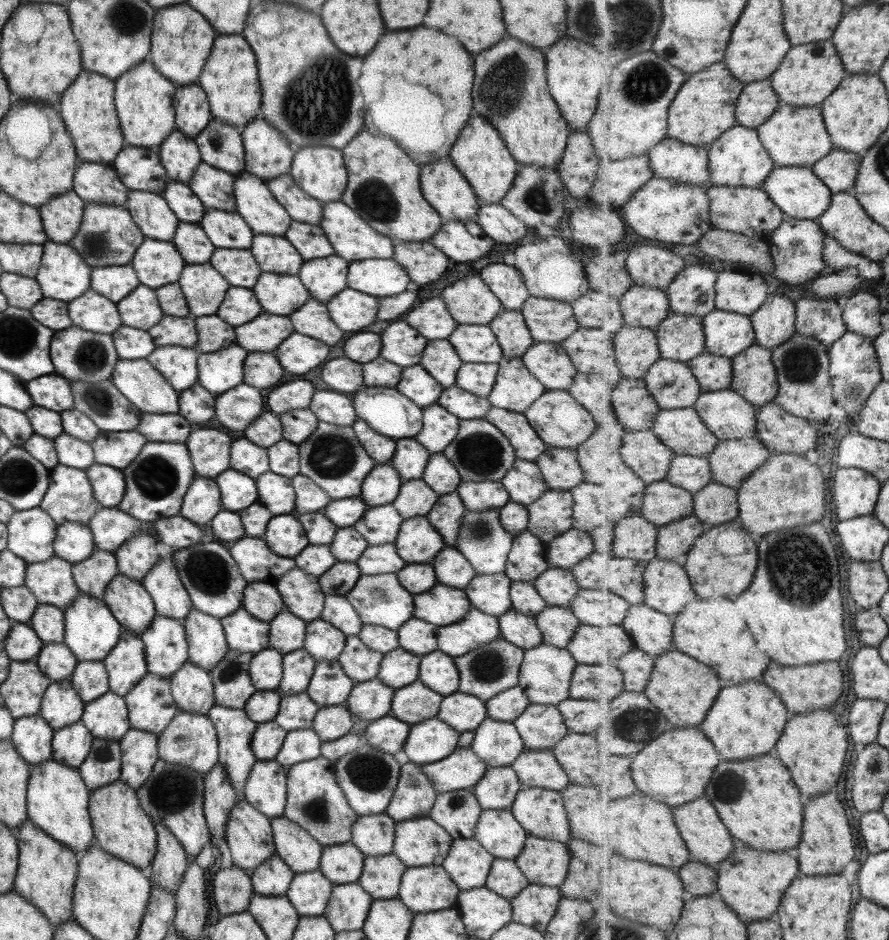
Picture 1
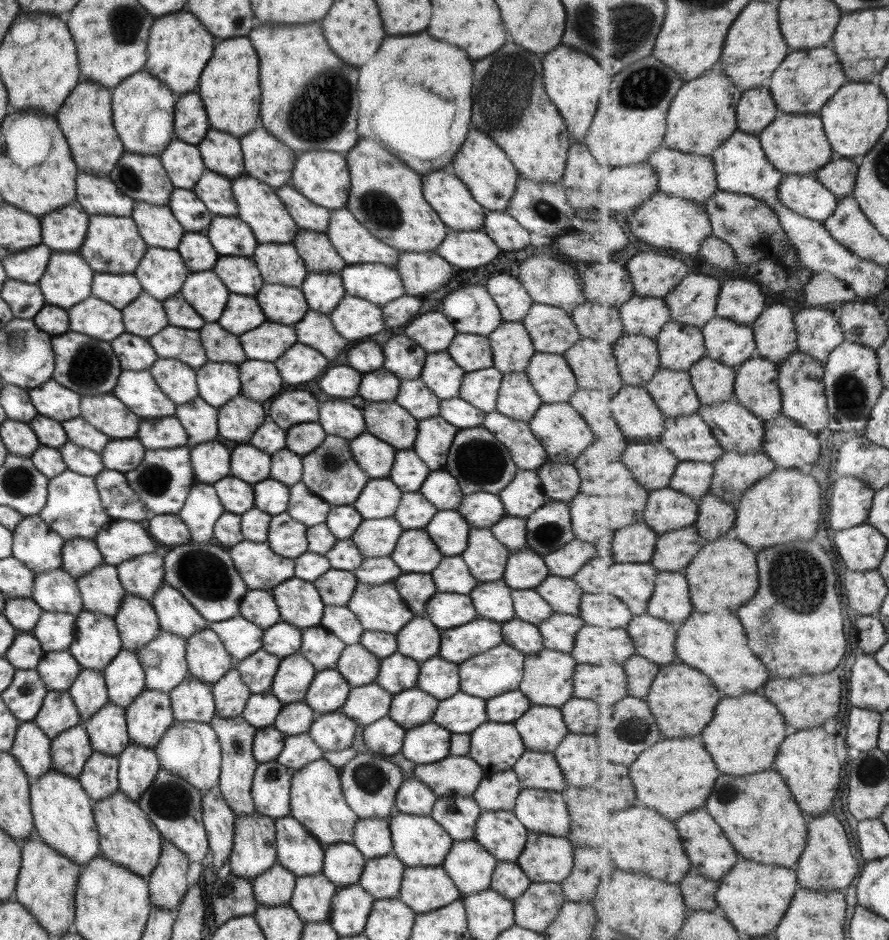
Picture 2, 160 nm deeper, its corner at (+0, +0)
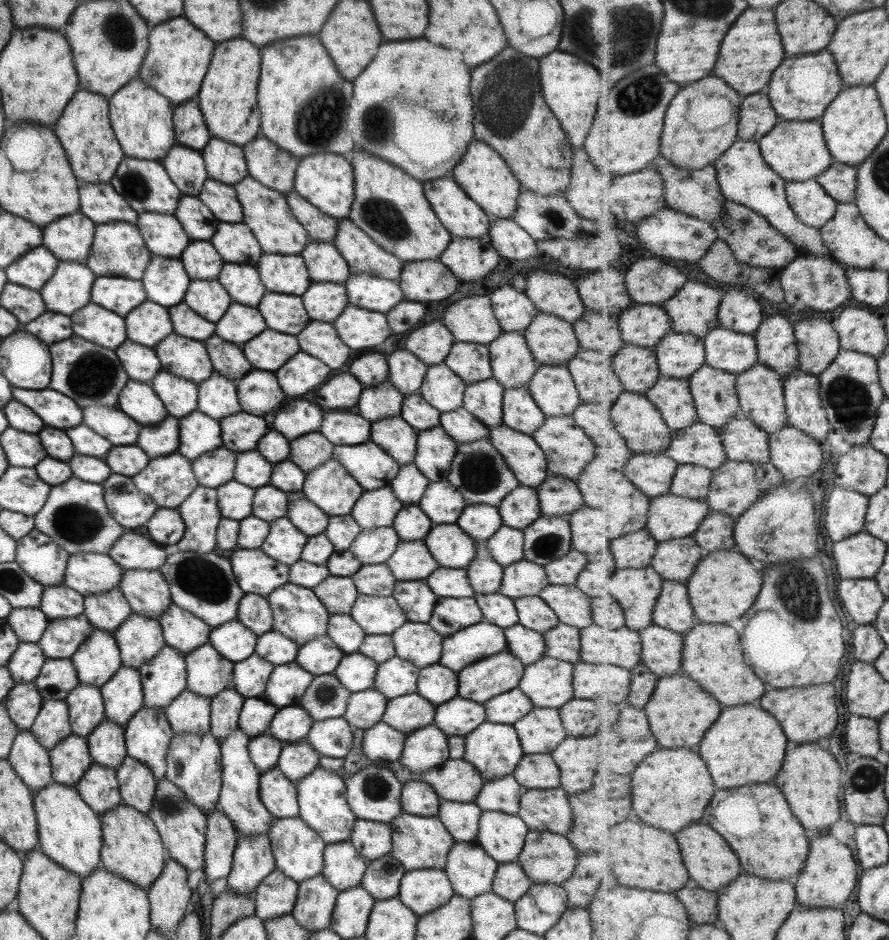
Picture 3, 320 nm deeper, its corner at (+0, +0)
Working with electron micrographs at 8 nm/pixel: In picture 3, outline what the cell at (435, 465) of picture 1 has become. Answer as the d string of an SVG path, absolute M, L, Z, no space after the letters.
M446 480L430 482L416 504L423 514L435 524L455 524L466 507L463 497Z

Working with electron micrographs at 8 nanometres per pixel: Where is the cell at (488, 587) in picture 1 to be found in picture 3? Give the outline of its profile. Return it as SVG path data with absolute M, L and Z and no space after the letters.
M475 594L475 604L483 621L505 629L517 624L517 614L513 601L502 594Z

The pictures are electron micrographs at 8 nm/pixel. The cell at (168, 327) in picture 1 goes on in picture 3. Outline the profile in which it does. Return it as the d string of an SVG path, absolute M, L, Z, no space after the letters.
M171 332L171 335L157 343L153 349L159 359L161 370L169 374L195 384L211 376L212 364L203 343Z

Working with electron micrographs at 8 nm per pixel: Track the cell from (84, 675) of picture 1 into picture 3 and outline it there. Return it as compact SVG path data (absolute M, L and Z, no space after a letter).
M79 683L64 701L69 709L69 726L72 734L86 739L104 719L103 701L99 689Z

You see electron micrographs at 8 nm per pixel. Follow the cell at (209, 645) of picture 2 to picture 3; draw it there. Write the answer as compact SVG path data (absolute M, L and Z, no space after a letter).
M206 642L184 655L186 690L211 698L232 685L233 662L225 660Z

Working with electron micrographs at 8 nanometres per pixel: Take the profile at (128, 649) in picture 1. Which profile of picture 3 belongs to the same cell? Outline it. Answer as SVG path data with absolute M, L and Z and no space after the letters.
M120 666L115 675L99 688L104 718L125 728L128 720L142 707L142 687L138 670Z

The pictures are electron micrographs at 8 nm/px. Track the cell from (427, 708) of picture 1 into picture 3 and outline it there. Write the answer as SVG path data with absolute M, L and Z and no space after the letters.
M416 692L387 699L381 722L409 735L419 728L431 725L435 707Z

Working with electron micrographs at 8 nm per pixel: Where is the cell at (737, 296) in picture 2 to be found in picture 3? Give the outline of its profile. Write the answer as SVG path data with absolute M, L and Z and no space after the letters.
M744 290L727 292L722 297L722 306L718 314L721 327L754 334L766 318L761 299L747 295Z

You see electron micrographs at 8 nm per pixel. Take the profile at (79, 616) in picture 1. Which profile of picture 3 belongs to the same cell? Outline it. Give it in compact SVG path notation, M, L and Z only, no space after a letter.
M98 628L92 630L92 633L84 640L83 644L76 650L76 653L68 659L73 663L73 668L76 670L78 683L97 689L109 681L121 666L120 652L113 635Z

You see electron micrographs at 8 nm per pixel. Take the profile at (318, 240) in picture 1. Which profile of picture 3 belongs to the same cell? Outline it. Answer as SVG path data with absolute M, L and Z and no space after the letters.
M308 237L299 256L303 259L312 282L344 285L349 278L349 267L332 242L321 242Z

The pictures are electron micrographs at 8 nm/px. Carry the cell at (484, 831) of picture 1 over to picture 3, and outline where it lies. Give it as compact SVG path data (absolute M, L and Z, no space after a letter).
M481 811L474 843L498 863L515 863L525 842L527 826L517 814Z

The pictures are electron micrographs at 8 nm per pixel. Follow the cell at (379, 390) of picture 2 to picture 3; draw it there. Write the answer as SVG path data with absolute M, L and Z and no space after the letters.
M388 381L362 388L354 411L371 422L400 414L402 394Z

